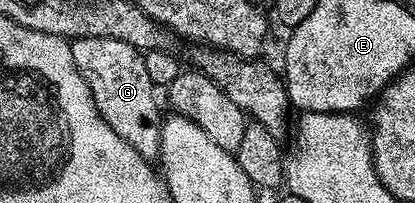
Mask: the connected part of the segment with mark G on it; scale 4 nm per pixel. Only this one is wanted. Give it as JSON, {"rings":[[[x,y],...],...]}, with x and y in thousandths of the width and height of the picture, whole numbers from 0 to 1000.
{"rings":[[[181,187],[173,192],[171,241],[186,350],[205,379],[248,591],[258,591],[272,645],[325,729],[333,764],[352,788],[371,783],[386,754],[393,562],[378,547],[378,502],[369,488],[373,429],[364,374],[354,374],[342,251],[275,187]]]}

